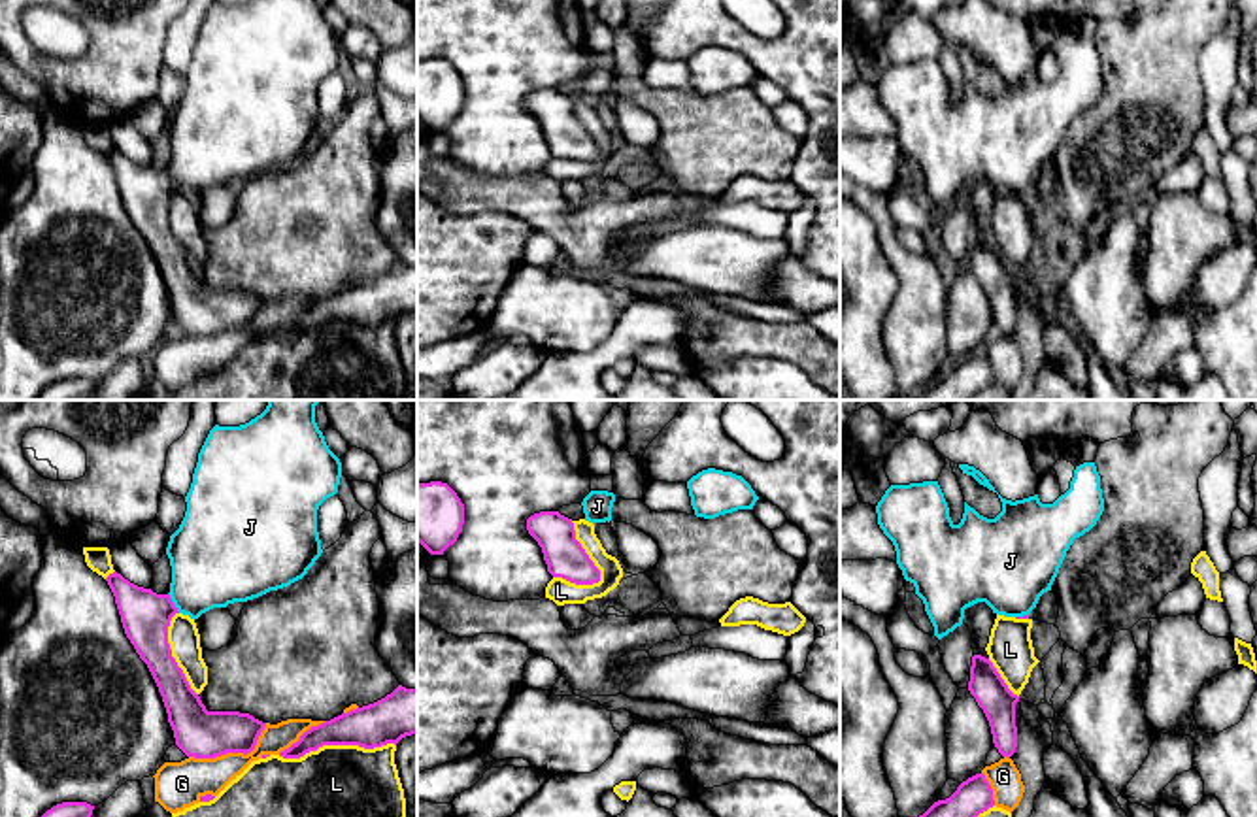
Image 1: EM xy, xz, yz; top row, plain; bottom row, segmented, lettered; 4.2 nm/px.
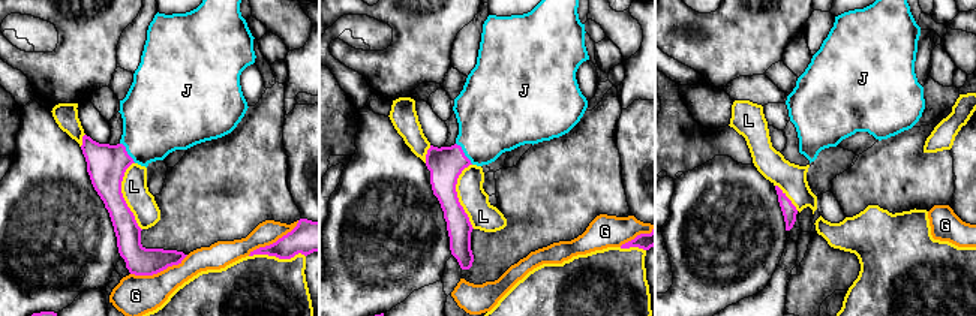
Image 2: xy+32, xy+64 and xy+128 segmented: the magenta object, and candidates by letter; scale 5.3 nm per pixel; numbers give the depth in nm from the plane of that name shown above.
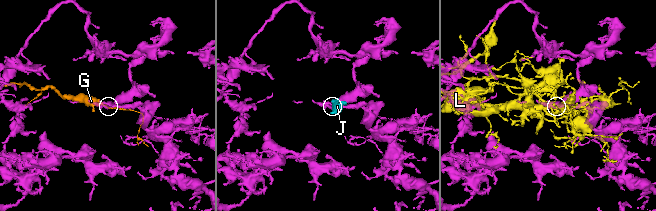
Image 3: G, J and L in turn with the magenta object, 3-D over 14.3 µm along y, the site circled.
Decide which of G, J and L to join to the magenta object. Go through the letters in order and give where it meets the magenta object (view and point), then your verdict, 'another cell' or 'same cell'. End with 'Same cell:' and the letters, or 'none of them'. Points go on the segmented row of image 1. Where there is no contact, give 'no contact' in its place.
G: xy (233, 751) | another cell
J: xy (172, 602) | same cell
L: xy (336, 744) | another cell
Same cell: J

